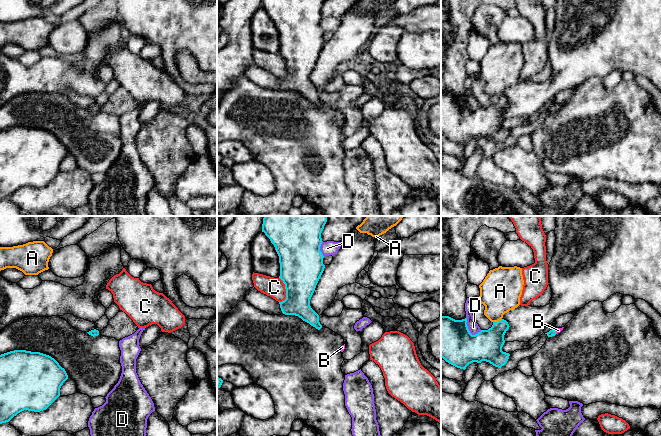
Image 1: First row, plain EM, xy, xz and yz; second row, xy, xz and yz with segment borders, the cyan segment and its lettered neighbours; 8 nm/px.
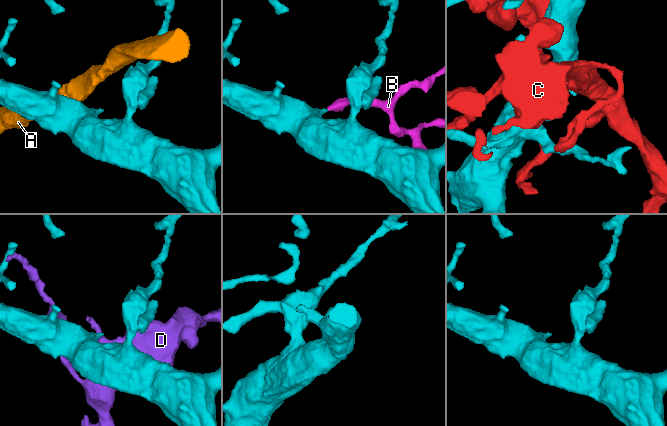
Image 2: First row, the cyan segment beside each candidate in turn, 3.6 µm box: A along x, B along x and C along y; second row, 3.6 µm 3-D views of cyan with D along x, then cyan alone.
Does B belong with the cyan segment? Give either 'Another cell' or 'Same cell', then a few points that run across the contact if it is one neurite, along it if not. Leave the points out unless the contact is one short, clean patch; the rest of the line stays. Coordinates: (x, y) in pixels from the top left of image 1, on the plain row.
Same cell. Line: yz (552, 108), (555, 107), (558, 106)

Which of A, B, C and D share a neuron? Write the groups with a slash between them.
A / B / C / D

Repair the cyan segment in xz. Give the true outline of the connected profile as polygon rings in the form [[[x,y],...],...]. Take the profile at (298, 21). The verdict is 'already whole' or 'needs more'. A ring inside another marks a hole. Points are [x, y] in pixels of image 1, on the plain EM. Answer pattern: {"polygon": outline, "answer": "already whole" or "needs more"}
{"polygon": [[[262,0],[262,8],[270,15],[279,32],[280,52],[285,60],[286,75],[279,78],[285,91],[295,91],[320,106],[319,91],[311,84],[310,75],[324,47],[321,9],[325,0]]], "answer": "already whole"}

